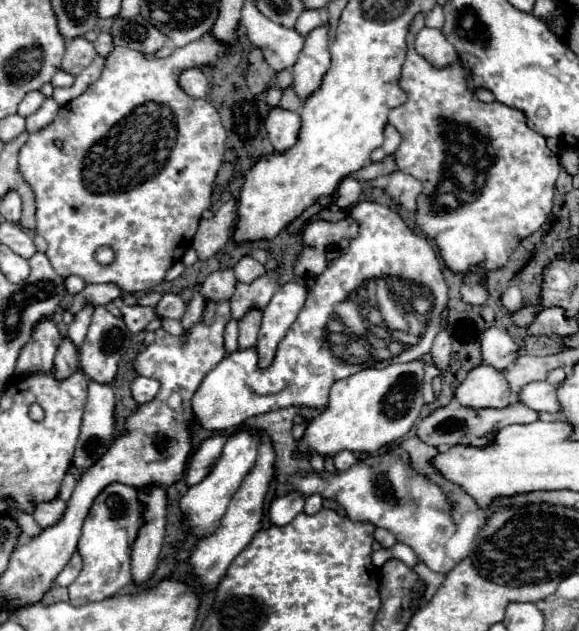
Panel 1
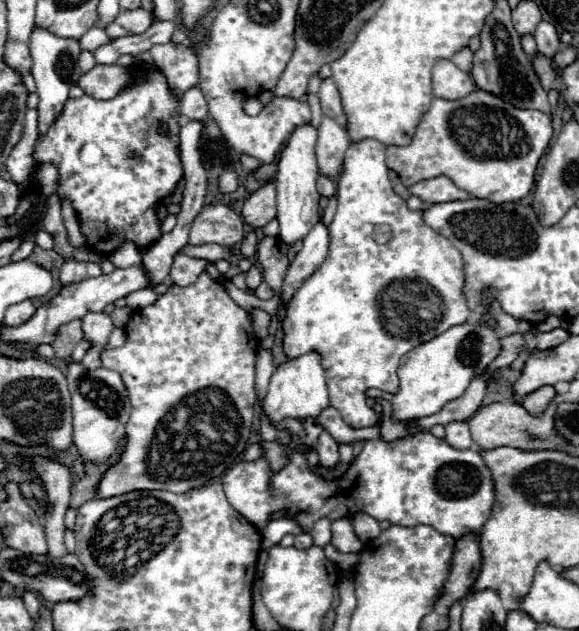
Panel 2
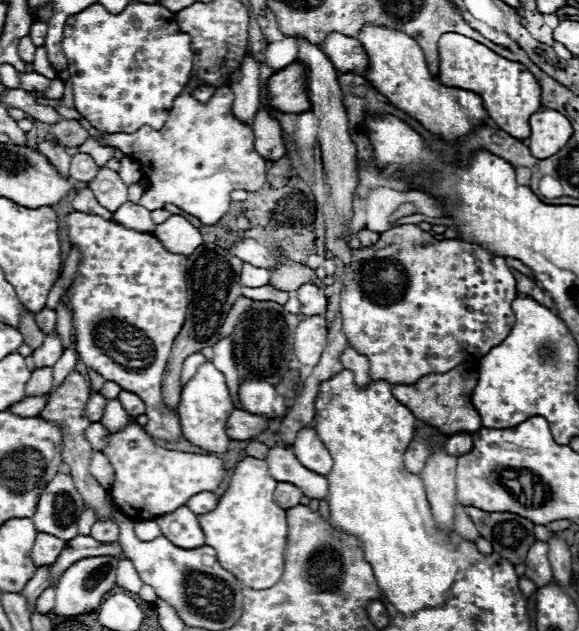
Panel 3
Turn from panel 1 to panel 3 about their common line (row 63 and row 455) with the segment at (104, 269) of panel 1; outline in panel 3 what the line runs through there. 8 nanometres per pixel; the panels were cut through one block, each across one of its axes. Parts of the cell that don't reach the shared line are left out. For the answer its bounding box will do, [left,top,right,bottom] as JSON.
[102,420,226,522]

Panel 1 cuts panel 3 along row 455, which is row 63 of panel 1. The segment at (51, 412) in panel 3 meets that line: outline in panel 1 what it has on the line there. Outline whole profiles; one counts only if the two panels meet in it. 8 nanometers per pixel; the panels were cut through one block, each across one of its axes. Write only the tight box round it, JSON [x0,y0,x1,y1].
[60,36,96,76]

